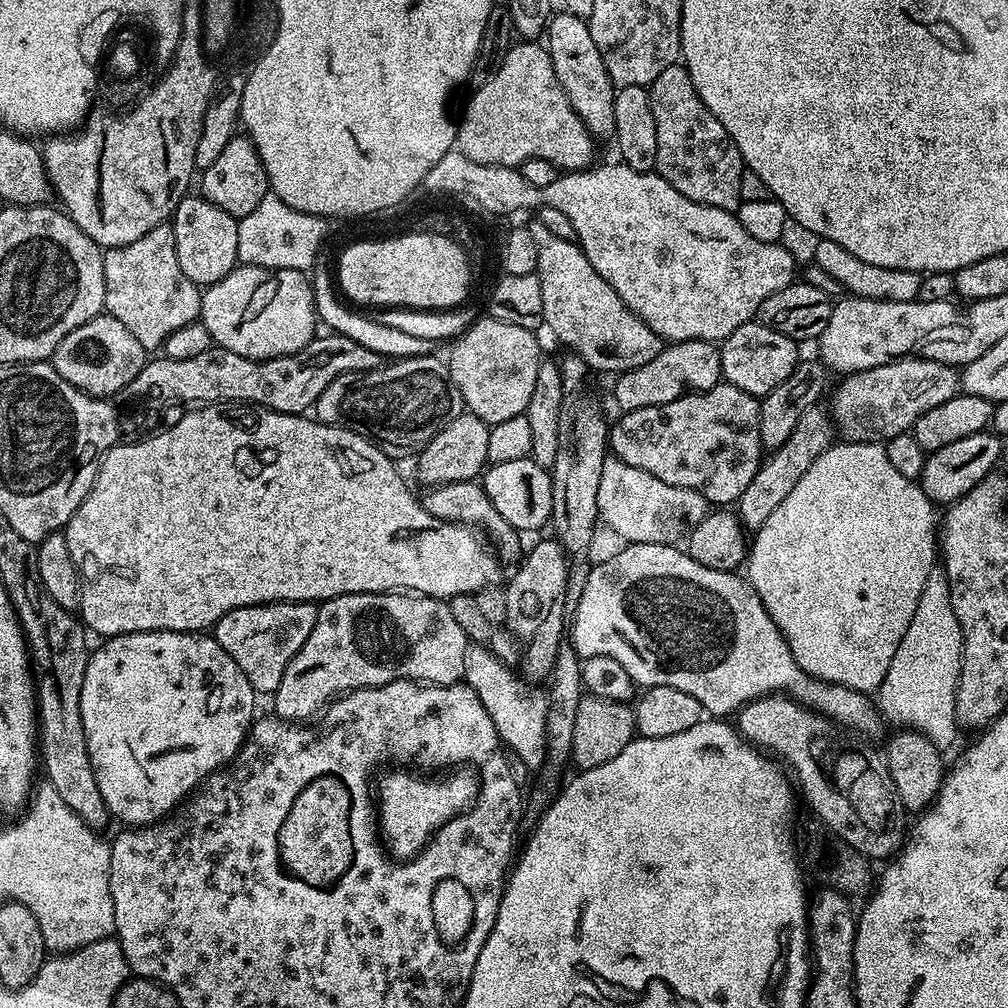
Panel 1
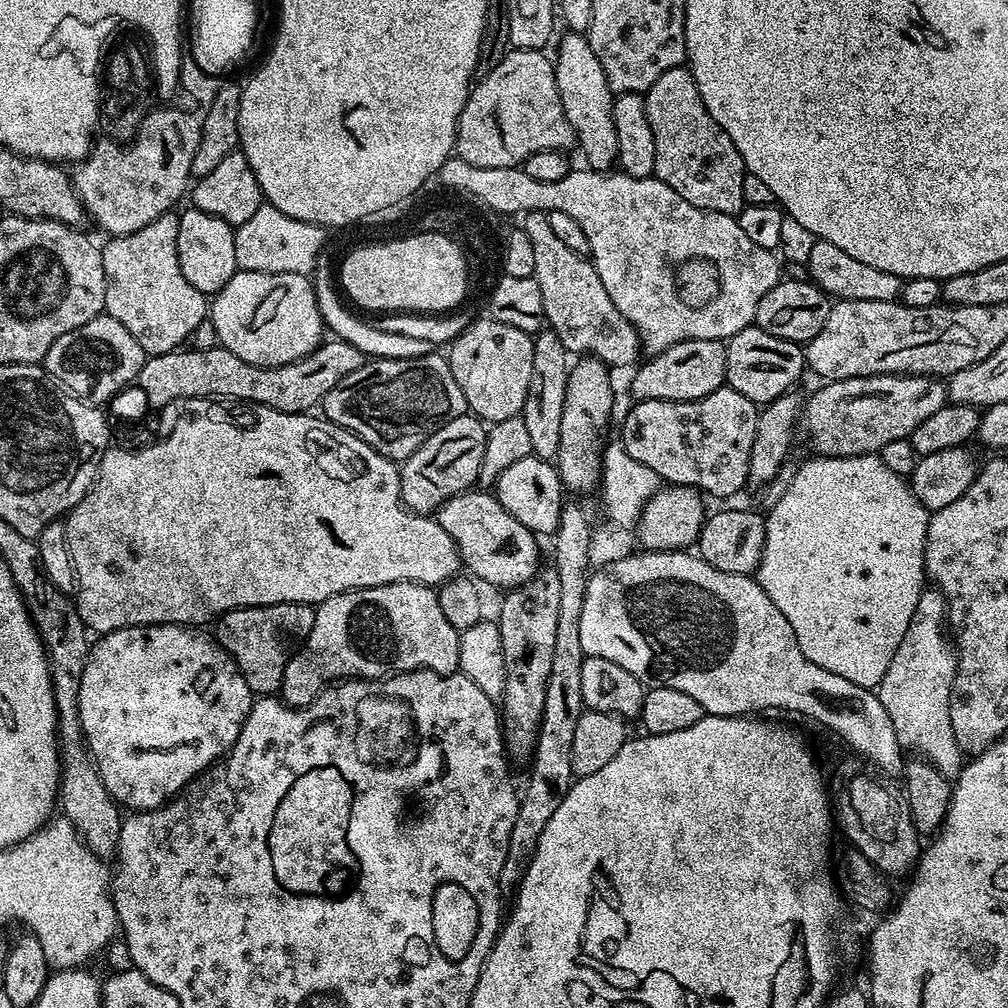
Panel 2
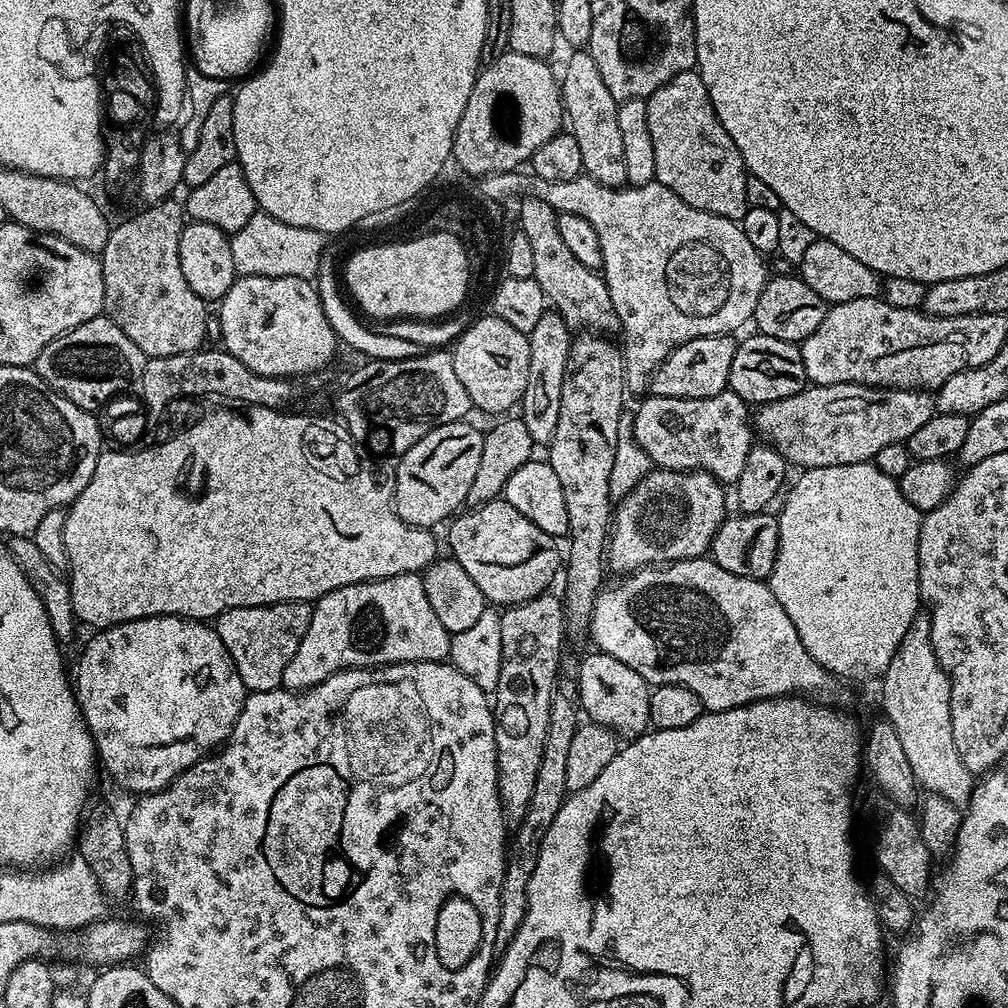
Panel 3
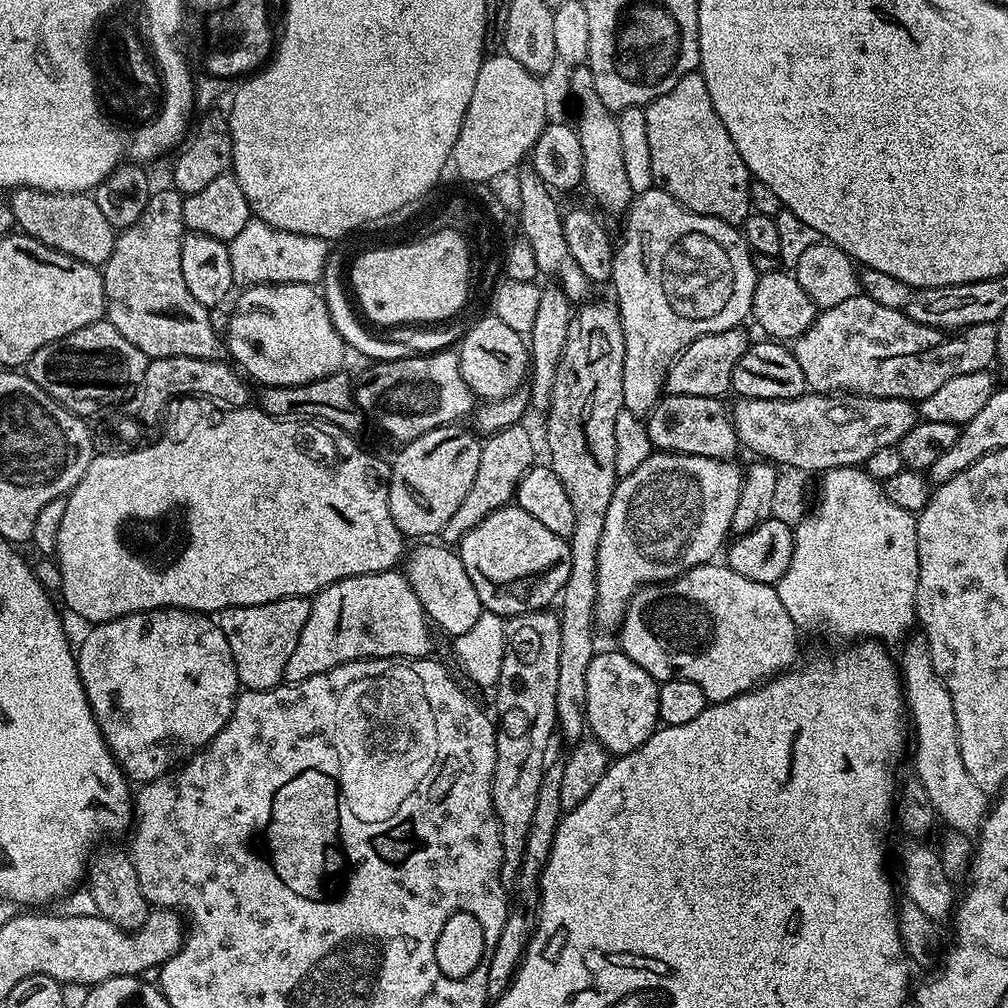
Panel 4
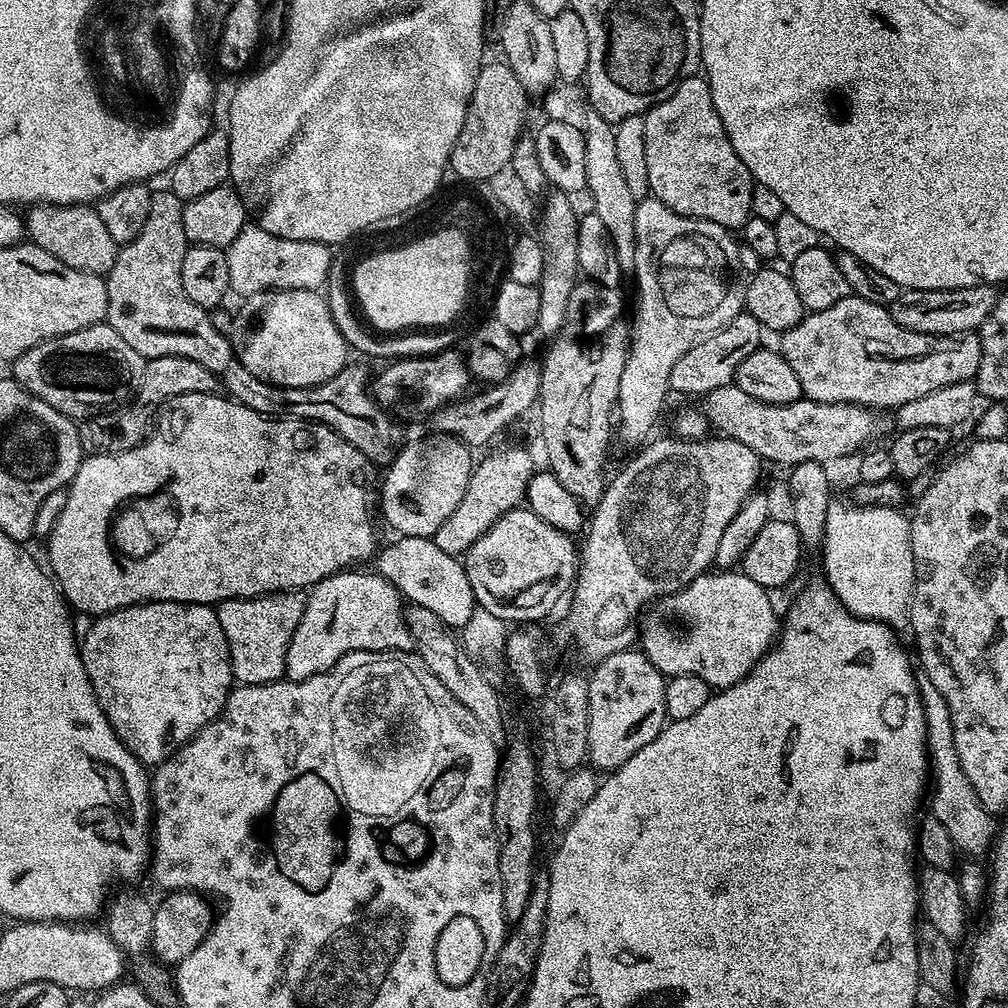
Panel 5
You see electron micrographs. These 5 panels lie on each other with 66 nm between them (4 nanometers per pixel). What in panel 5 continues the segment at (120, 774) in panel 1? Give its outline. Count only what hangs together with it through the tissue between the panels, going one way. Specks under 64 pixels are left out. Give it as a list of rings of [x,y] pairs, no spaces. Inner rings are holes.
[[[149,600],[146,604],[131,604],[113,612],[106,612],[91,621],[88,633],[83,633],[79,641],[80,657],[86,666],[86,674],[90,678],[92,693],[98,698],[114,734],[128,747],[145,766],[158,766],[163,760],[169,760],[174,753],[188,740],[193,740],[212,719],[224,709],[226,698],[234,687],[232,675],[232,659],[226,642],[226,634],[222,630],[222,622],[218,622],[218,614],[211,604],[187,604],[173,600]]]

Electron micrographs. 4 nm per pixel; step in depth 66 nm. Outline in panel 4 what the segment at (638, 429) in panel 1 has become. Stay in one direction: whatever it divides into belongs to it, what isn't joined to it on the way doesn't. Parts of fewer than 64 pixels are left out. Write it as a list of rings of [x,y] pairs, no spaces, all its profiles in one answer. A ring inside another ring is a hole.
[[[661,395],[659,402],[646,417],[653,449],[687,456],[705,456],[715,460],[735,457],[738,441],[729,405],[724,405],[724,402],[723,399],[714,396]]]

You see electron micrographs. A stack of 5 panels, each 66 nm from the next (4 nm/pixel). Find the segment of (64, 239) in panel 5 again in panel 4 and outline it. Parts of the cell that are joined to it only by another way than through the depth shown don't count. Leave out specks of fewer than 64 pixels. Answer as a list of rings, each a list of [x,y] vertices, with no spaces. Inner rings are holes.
[[[18,188],[11,193],[10,203],[16,219],[15,227],[23,235],[87,264],[103,266],[110,258],[118,232],[106,222],[95,195]]]

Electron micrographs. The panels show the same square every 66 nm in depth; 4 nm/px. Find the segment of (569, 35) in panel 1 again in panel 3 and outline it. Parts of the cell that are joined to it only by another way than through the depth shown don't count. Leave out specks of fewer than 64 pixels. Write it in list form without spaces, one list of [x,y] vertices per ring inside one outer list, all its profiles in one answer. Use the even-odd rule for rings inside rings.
[[[576,50],[571,53],[568,65],[564,68],[564,76],[559,77],[560,98],[564,102],[564,114],[567,127],[572,136],[578,142],[580,153],[582,153],[583,175],[594,178],[602,182],[602,186],[611,188],[622,188],[628,184],[626,178],[626,157],[624,147],[622,147],[622,133],[618,127],[618,101],[610,90],[606,90],[606,82],[602,82],[602,73],[598,71],[598,66],[594,58],[586,50]]]

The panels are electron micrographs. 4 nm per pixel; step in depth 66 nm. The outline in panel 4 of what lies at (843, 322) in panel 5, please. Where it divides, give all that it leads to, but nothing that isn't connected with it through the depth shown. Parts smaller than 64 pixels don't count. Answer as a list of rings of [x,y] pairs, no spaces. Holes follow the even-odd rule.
[[[863,294],[846,298],[838,306],[823,309],[803,334],[791,345],[802,366],[805,385],[816,394],[855,392],[857,396],[902,398],[919,402],[934,394],[958,374],[974,374],[993,367],[996,359],[996,326],[979,324],[959,329],[958,334],[942,328],[931,328],[914,322],[903,310],[890,310]]]

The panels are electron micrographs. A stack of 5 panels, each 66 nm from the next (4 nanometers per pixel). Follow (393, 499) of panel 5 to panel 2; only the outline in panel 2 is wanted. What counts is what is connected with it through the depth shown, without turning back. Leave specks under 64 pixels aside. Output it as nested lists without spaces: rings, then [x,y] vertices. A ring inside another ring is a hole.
[[[471,414],[454,418],[430,434],[400,468],[400,496],[404,505],[413,512],[432,514],[451,496],[469,491],[479,481],[487,437],[488,428]]]

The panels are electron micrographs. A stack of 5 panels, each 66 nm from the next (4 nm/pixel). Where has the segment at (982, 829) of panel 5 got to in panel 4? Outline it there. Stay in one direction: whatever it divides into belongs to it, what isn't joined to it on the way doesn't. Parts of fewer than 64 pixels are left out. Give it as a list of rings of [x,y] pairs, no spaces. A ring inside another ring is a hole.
[[[912,634],[903,641],[900,656],[898,655],[898,671],[900,682],[904,686],[904,706],[910,713],[910,736],[916,739],[916,753],[912,760],[916,763],[915,779],[920,781],[926,790],[930,802],[934,806],[937,817],[948,823],[947,827],[955,832],[976,834],[980,831],[980,825],[990,808],[990,800],[984,791],[966,774],[966,765],[962,763],[962,750],[958,742],[958,726],[954,718],[954,702],[950,702],[950,690],[938,678],[934,670],[934,662],[930,662],[930,646],[923,634]]]

